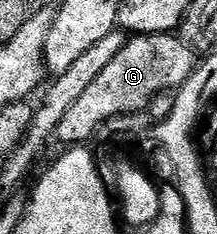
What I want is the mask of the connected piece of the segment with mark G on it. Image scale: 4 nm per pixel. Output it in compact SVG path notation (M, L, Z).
M140 34L132 37L113 56L111 63L89 84L81 97L73 100L69 112L61 124L57 124L55 138L67 144L87 144L95 134L95 129L106 127L110 118L125 114L138 114L151 105L153 96L166 90L178 91L189 80L197 65L196 51L192 50L182 38L171 34Z

